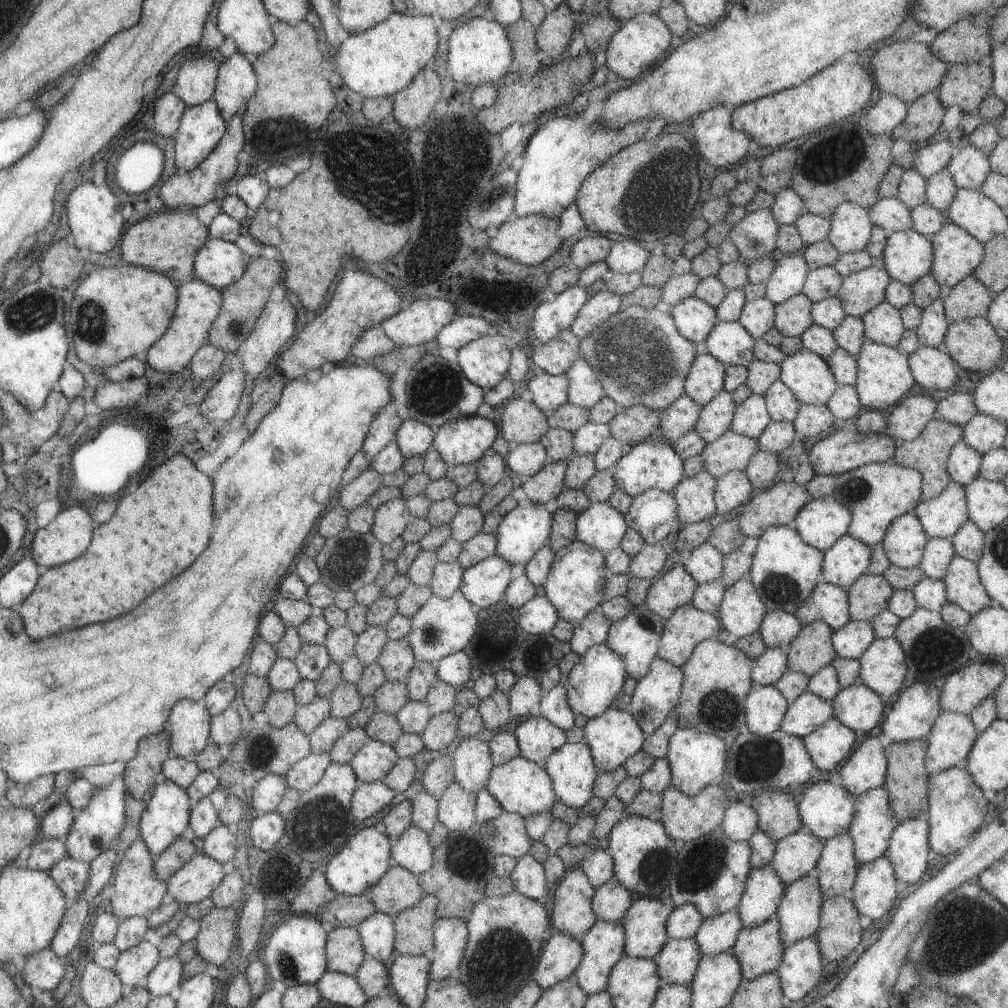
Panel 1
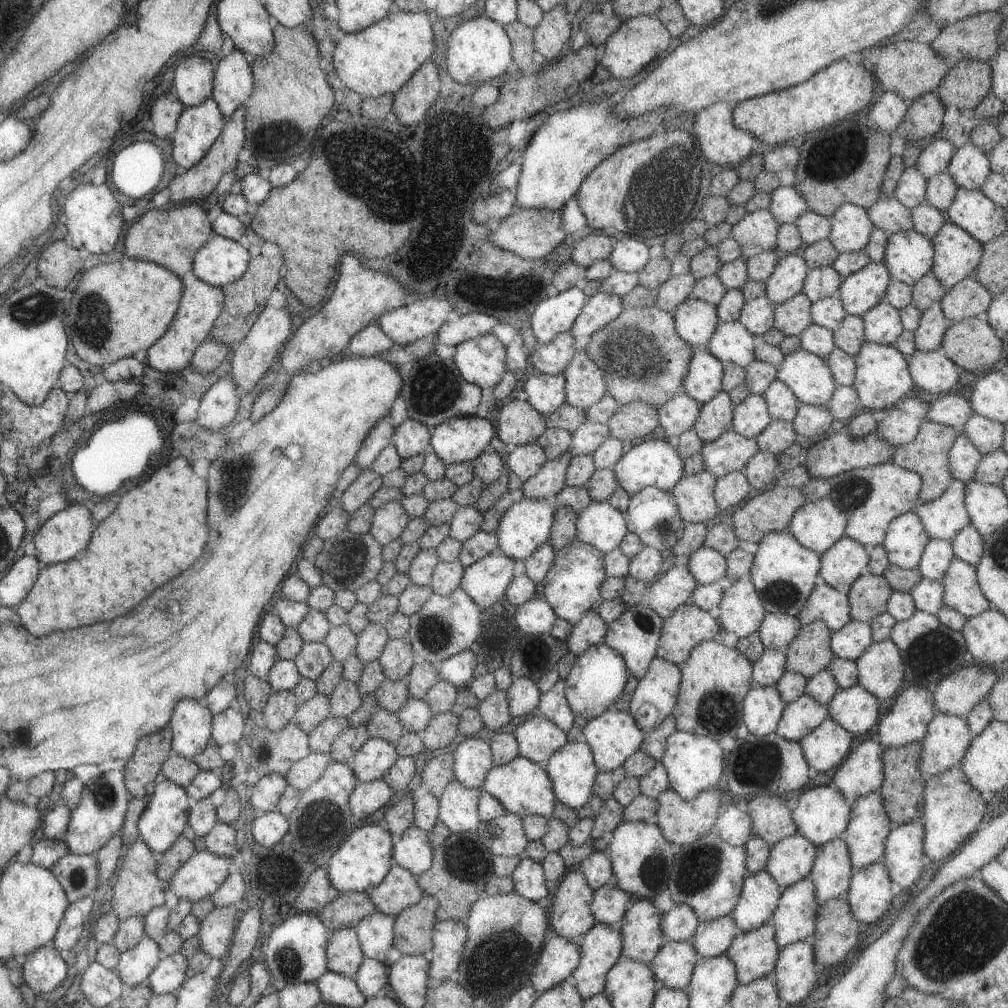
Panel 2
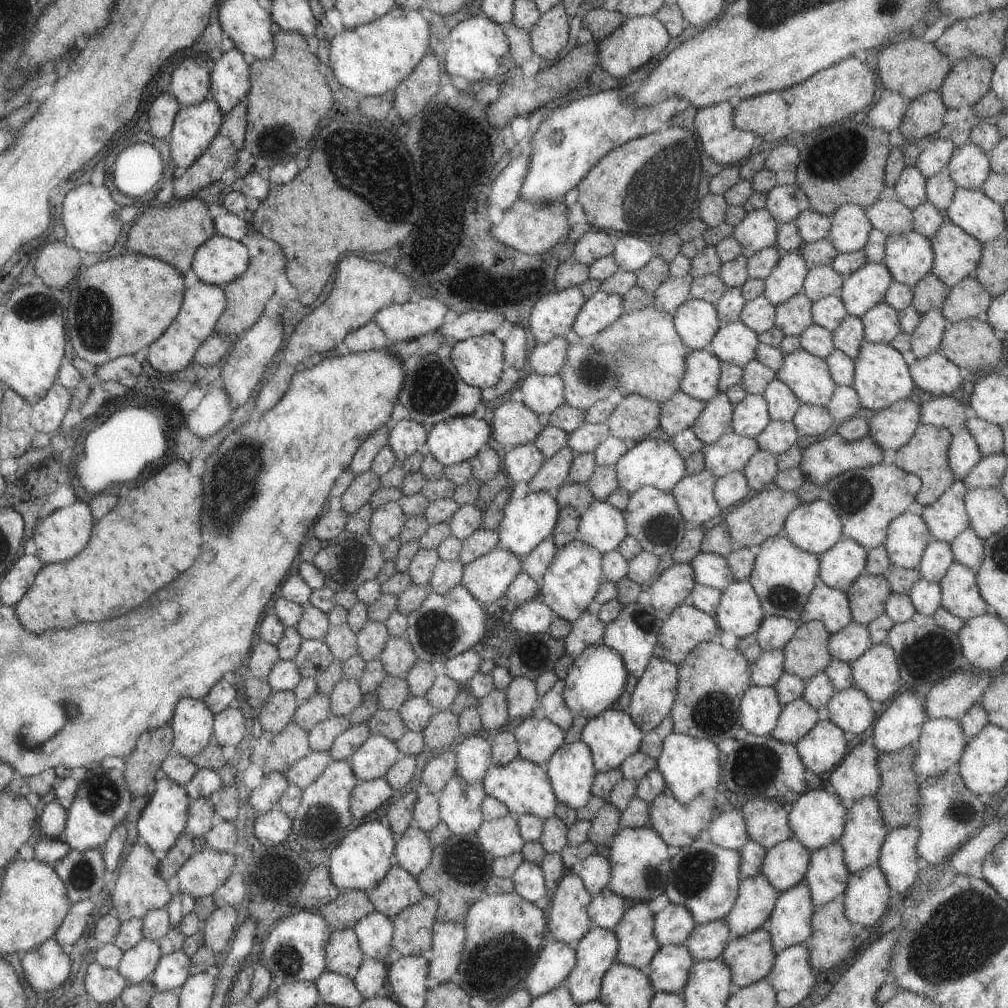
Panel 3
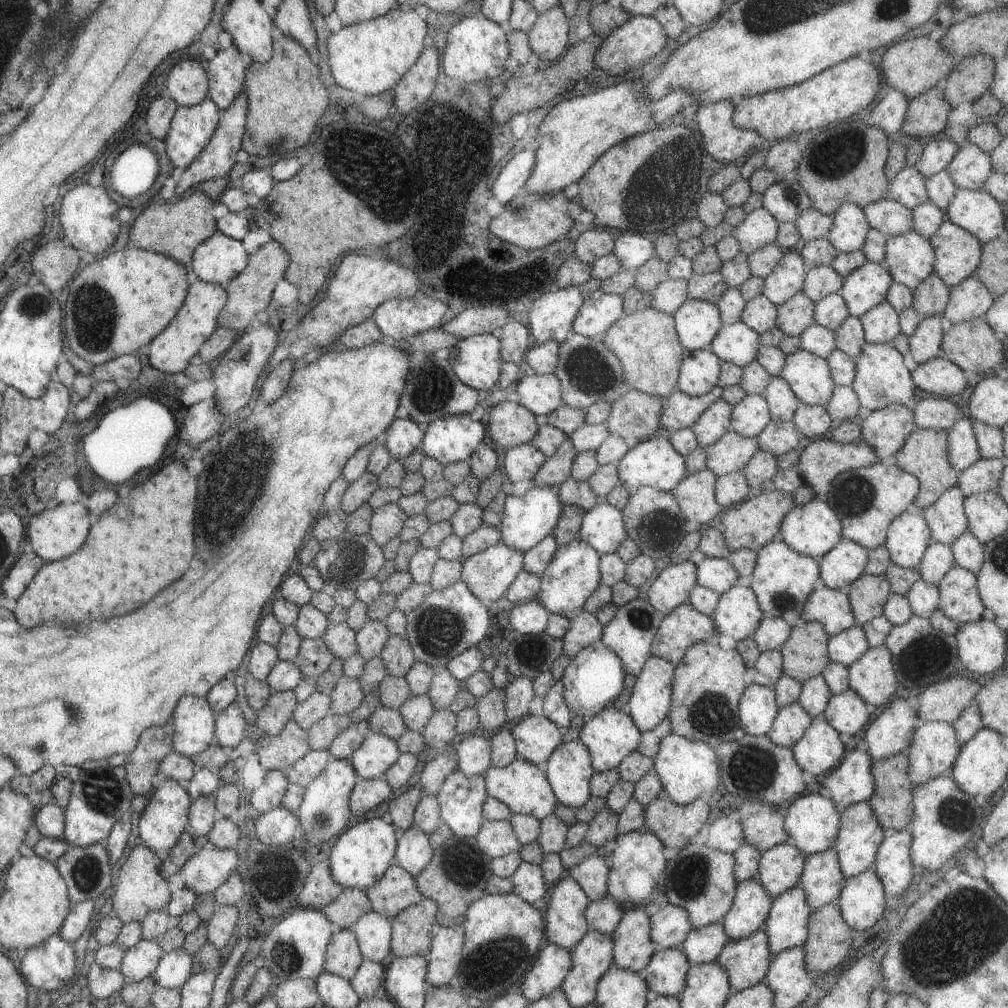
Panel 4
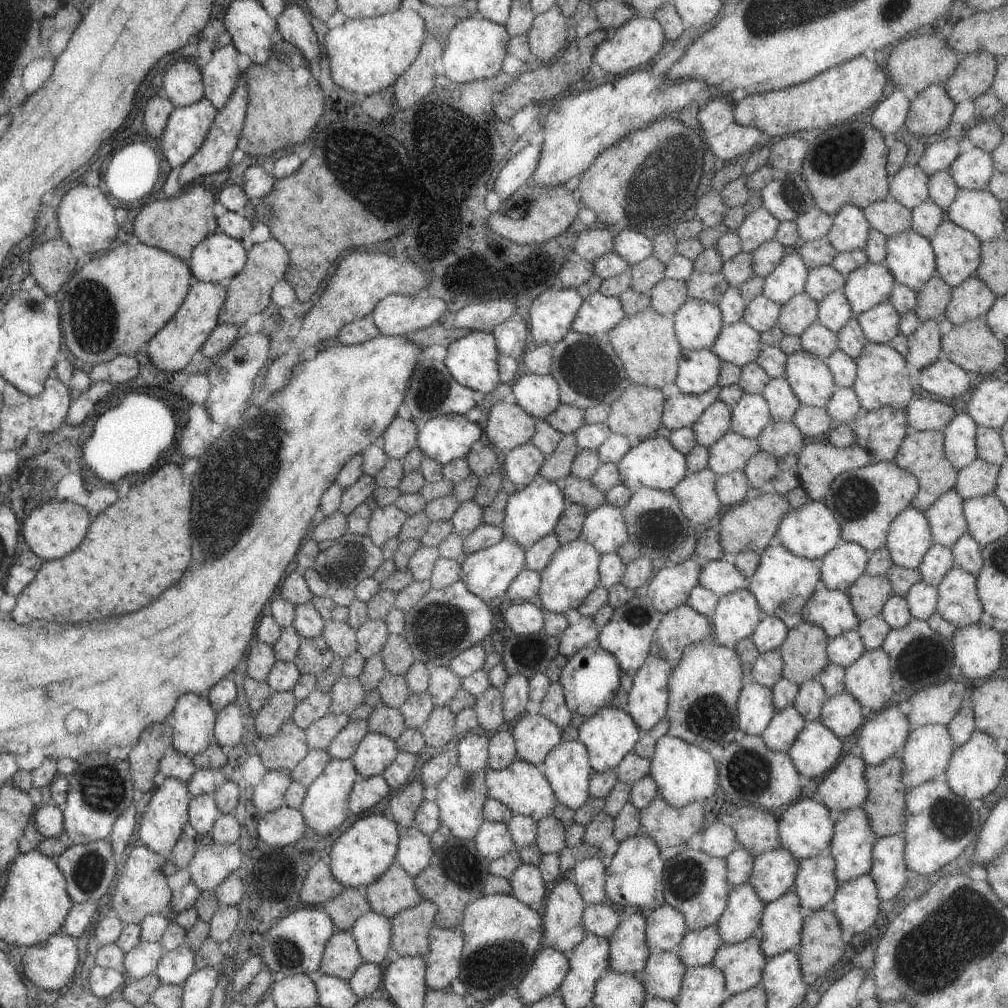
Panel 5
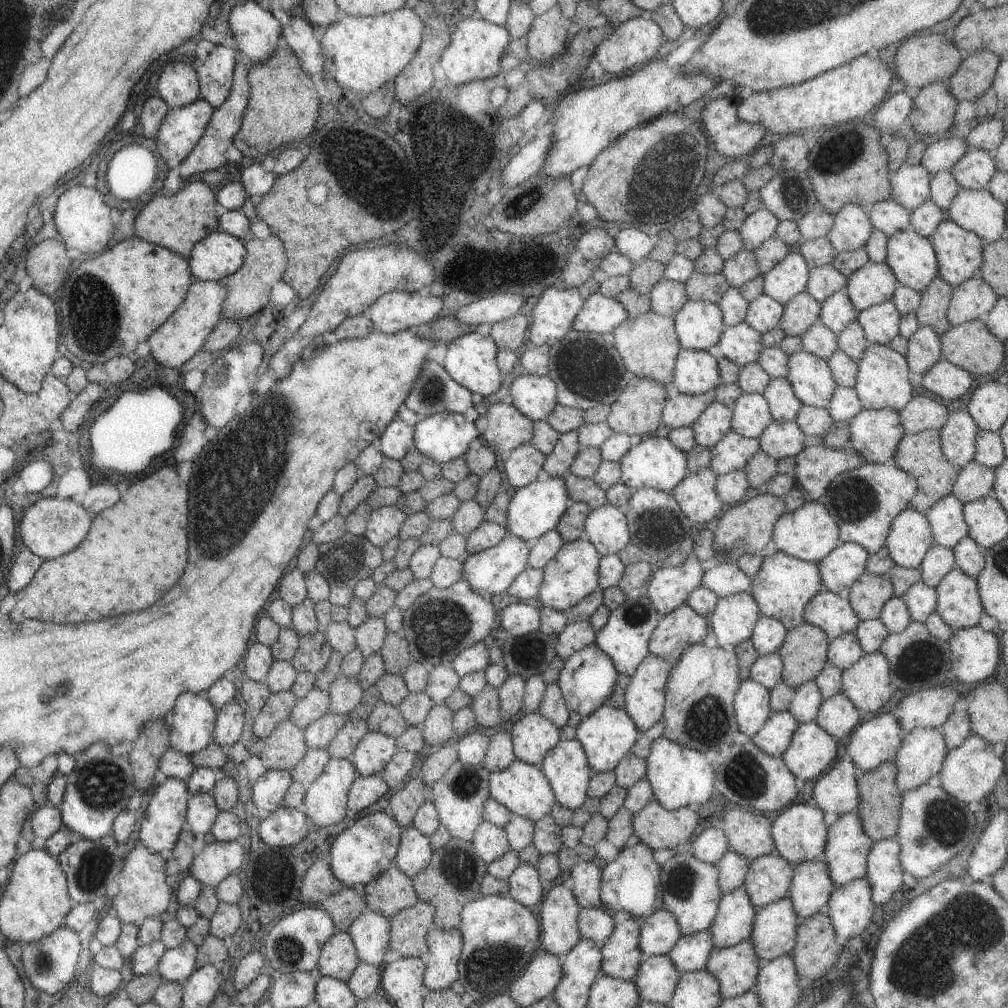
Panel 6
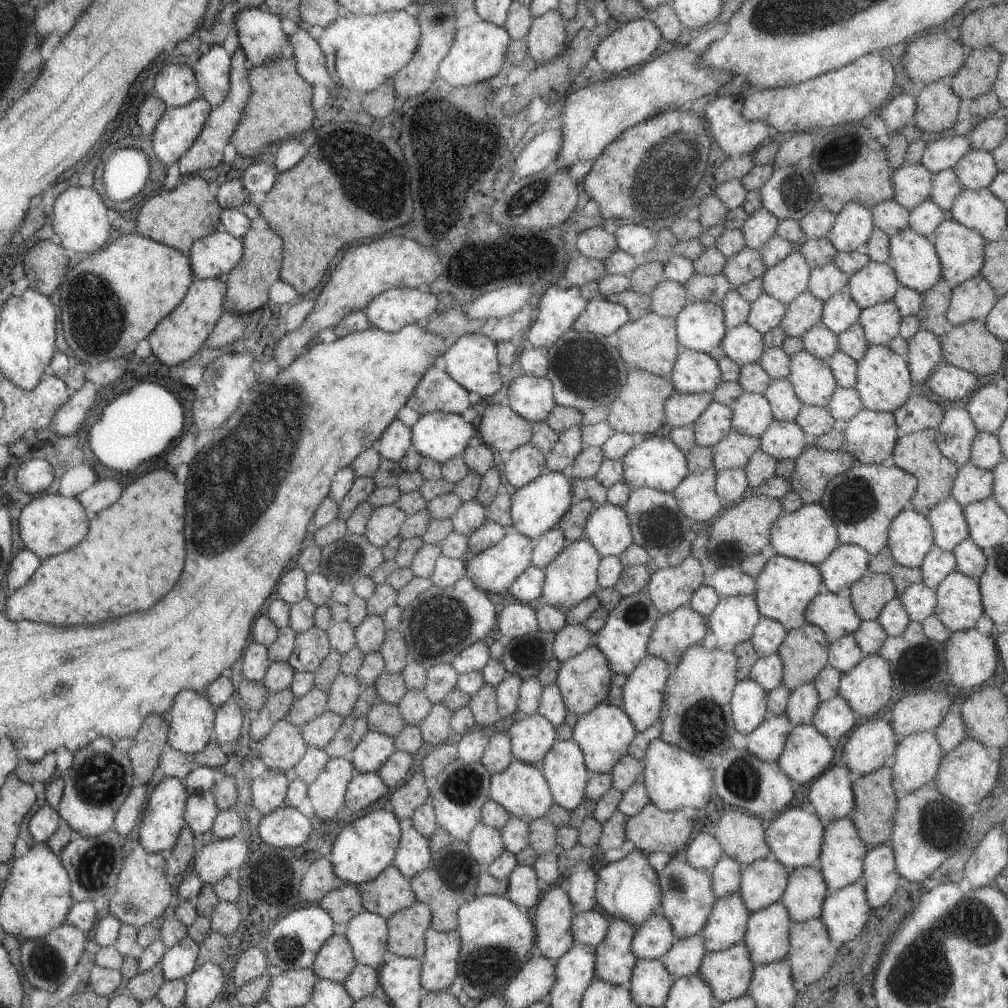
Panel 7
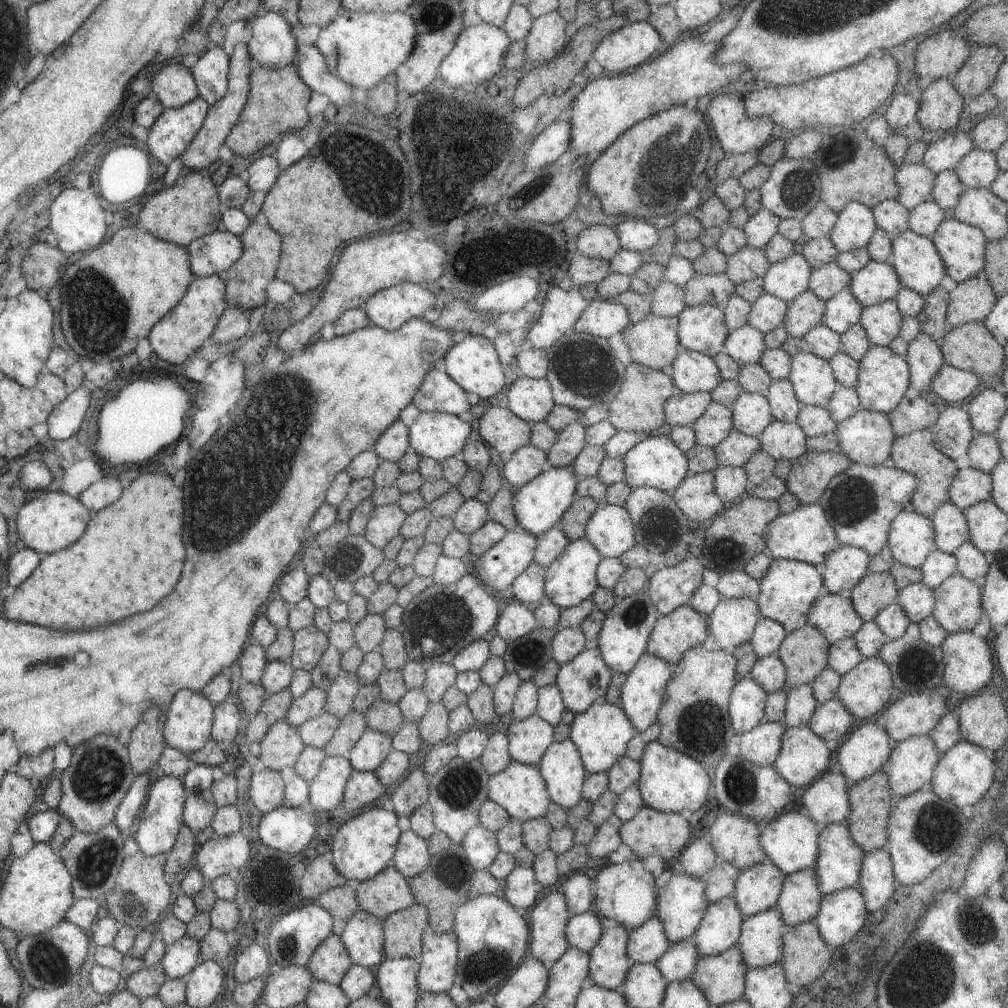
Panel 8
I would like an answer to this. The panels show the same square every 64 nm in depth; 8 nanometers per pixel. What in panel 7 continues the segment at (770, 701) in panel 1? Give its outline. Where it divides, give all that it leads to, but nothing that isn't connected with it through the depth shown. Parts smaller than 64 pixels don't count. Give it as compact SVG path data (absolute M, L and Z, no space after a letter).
M751 679L736 682L728 702L734 730L748 735L766 716L766 692Z

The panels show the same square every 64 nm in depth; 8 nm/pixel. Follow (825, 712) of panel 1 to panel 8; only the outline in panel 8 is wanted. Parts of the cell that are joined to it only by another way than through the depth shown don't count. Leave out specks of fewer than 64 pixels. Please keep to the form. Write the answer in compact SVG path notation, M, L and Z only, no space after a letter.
M765 721L754 726L749 732L740 734L738 755L750 763L757 766L771 765L775 757L779 754L781 737L787 726L782 721Z

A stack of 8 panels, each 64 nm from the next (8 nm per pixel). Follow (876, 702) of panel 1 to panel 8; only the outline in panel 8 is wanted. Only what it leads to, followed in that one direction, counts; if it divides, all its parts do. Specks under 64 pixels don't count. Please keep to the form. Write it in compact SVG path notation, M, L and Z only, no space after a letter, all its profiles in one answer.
M831 697L815 707L806 727L825 742L831 742L849 732L852 719L846 706L838 698Z

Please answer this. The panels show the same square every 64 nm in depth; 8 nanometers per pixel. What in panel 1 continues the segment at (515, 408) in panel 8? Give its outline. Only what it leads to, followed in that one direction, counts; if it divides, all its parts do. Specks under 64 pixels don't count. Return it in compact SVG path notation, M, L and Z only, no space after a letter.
M536 371L525 386L531 393L531 402L545 414L550 414L566 401L568 380L565 373L550 375Z

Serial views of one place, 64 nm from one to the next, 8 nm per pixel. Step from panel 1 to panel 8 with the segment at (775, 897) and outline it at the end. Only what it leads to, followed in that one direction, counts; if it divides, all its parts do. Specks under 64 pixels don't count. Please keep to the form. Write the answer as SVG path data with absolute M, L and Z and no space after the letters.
M727 895L708 904L700 923L688 940L697 947L698 956L719 954L736 944L743 919L744 916L739 912L738 906L732 899L732 896Z

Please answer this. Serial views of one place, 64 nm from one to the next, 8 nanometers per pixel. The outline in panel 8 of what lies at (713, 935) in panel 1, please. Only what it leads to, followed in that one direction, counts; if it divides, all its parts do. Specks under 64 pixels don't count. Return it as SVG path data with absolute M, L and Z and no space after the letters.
M687 939L671 943L654 963L662 977L670 983L689 978L698 958L697 947Z

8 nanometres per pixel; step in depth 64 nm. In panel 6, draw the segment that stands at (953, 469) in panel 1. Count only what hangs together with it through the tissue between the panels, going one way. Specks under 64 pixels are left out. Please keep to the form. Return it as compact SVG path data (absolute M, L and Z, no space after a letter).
M966 410L950 412L945 424L938 430L943 456L960 469L974 458L974 440L977 425Z

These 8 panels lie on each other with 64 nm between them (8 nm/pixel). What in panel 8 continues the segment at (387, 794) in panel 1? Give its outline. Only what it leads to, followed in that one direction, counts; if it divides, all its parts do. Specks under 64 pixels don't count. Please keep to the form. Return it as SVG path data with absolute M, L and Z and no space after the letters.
M352 770L344 788L341 808L347 814L355 814L385 791L387 788L377 780L373 772Z

